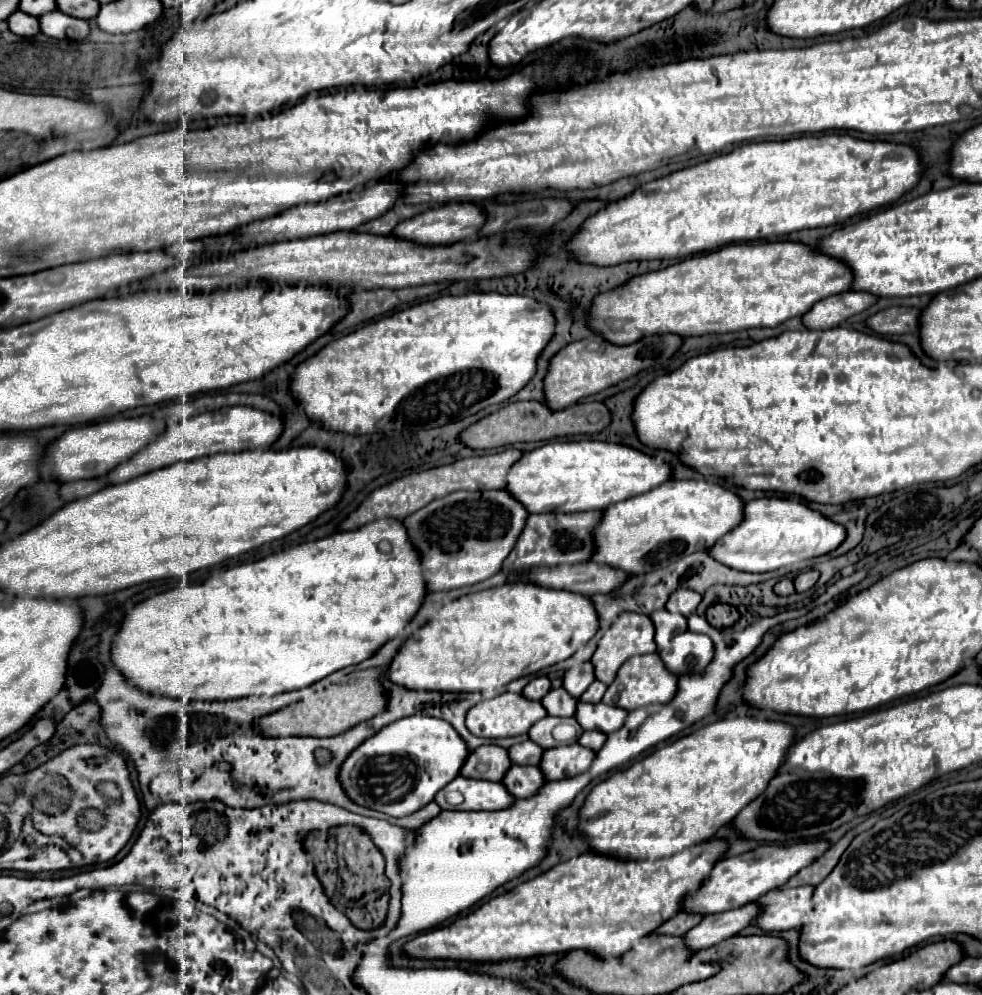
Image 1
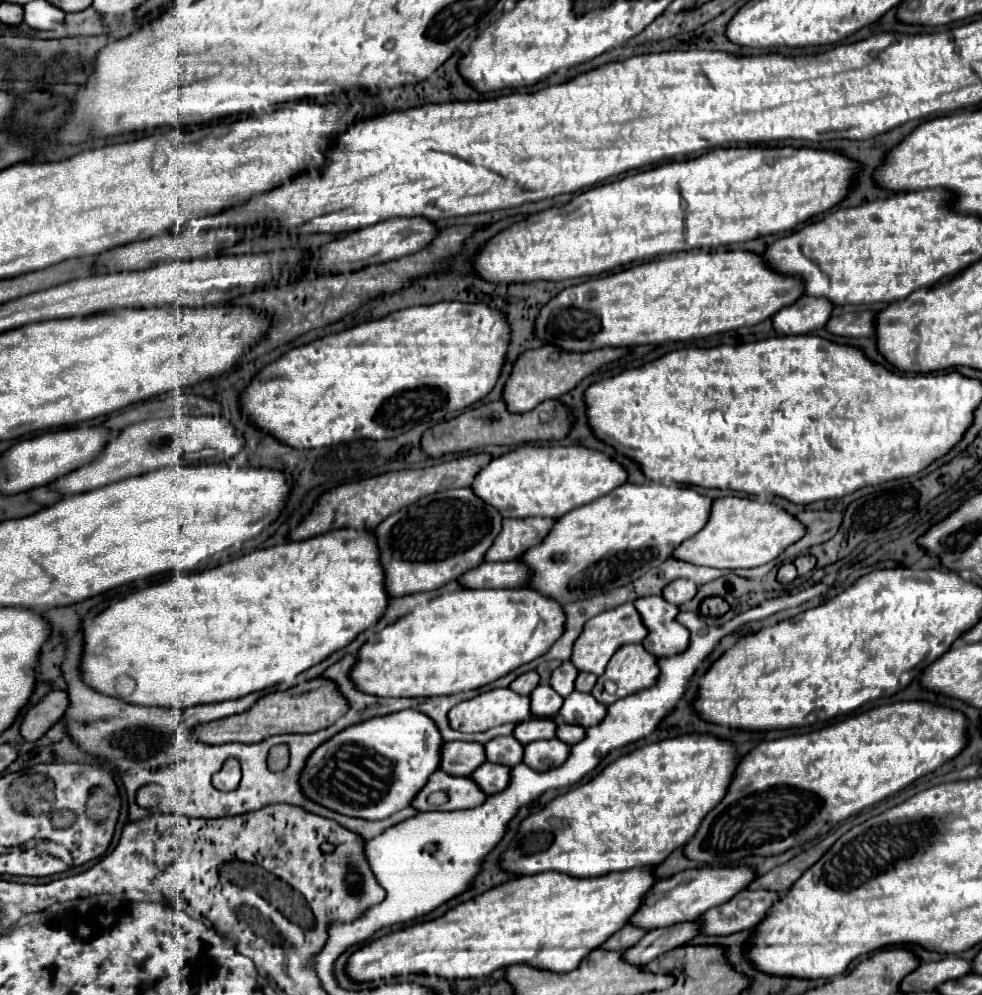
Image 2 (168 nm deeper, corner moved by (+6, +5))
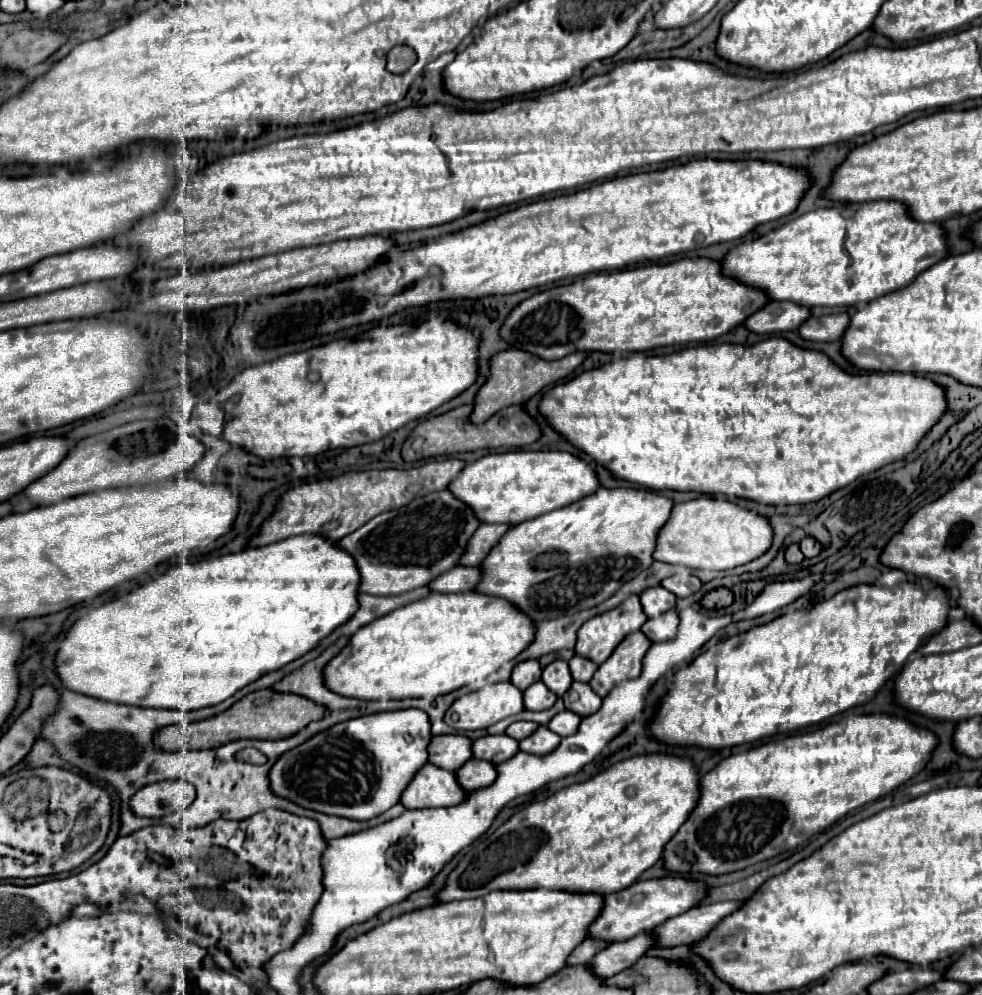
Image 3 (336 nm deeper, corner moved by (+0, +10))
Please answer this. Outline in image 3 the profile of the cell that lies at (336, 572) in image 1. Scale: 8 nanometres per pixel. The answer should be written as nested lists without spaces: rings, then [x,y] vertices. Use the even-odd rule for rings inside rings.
[[[299,534],[293,538],[285,538],[283,542],[273,542],[261,548],[249,548],[237,554],[227,554],[219,558],[209,558],[201,562],[181,562],[173,566],[167,574],[159,576],[157,580],[133,590],[131,594],[113,600],[109,604],[103,604],[99,608],[89,610],[85,616],[81,616],[67,632],[67,638],[61,642],[57,656],[55,656],[55,670],[57,676],[63,680],[63,686],[67,690],[97,698],[97,700],[107,700],[107,702],[117,702],[117,704],[127,704],[127,706],[141,706],[141,708],[175,708],[181,712],[191,712],[207,706],[215,706],[229,696],[233,696],[237,690],[247,686],[249,682],[257,680],[259,676],[281,668],[283,664],[303,656],[309,652],[319,640],[323,640],[329,632],[333,632],[337,626],[345,624],[355,612],[357,612],[357,586],[359,586],[359,574],[353,558],[335,546],[335,542],[325,540],[319,534]]]

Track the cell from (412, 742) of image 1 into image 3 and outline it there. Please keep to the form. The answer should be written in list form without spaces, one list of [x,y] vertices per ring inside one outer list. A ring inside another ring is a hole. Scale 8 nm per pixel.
[[[417,708],[353,718],[281,754],[269,770],[269,788],[279,798],[315,812],[371,820],[399,802],[407,782],[427,762],[429,740],[429,716]]]

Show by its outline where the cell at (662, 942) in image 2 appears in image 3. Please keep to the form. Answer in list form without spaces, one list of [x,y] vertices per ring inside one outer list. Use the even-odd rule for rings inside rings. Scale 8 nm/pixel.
[[[639,934],[623,942],[613,942],[607,948],[603,948],[597,956],[593,956],[587,966],[589,970],[593,970],[593,974],[597,974],[597,978],[609,978],[643,958],[643,954],[651,946],[653,938],[649,934]]]

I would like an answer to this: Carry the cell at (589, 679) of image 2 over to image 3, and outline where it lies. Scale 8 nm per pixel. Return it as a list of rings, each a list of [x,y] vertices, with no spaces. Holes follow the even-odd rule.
[[[575,654],[575,656],[569,660],[571,678],[577,680],[577,682],[589,682],[595,670],[597,670],[597,664],[591,662],[589,658],[581,658],[581,656]]]

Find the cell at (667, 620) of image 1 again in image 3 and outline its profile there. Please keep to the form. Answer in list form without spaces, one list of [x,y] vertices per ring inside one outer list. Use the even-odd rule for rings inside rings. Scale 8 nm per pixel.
[[[657,586],[657,588],[647,588],[641,596],[641,606],[643,606],[643,612],[651,618],[651,616],[657,616],[657,614],[663,614],[671,608],[675,608],[675,594],[671,594],[669,590],[665,590],[663,586]]]

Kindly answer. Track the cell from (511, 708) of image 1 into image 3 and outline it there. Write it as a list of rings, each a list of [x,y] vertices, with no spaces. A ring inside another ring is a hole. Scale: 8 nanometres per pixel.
[[[497,682],[457,698],[445,712],[445,724],[455,730],[481,730],[521,710],[523,692],[511,682]]]

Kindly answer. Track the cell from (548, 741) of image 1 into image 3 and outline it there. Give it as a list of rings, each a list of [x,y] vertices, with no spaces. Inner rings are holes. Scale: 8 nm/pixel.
[[[513,722],[513,724],[505,730],[505,734],[511,736],[511,738],[515,738],[515,740],[519,742],[519,740],[527,738],[531,732],[535,732],[537,728],[539,728],[539,724],[535,724],[535,722]]]

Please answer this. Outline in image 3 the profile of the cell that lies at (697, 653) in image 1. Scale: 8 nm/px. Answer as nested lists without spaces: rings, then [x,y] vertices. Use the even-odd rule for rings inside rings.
[[[667,610],[665,614],[657,618],[649,618],[645,626],[641,626],[641,632],[651,640],[651,642],[665,642],[671,640],[677,634],[679,618],[675,610]]]

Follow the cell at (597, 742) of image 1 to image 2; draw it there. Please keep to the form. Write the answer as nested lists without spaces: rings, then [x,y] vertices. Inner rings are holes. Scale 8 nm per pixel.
[[[559,723],[559,729],[557,729],[557,737],[569,745],[575,745],[579,743],[581,739],[585,739],[585,729],[579,727],[579,725],[567,725],[567,723]]]

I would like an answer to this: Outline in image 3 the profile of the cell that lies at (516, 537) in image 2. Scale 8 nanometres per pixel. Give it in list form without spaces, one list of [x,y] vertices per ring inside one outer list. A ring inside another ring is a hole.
[[[481,524],[469,540],[469,550],[461,556],[461,566],[479,566],[499,538],[509,530],[509,524]]]

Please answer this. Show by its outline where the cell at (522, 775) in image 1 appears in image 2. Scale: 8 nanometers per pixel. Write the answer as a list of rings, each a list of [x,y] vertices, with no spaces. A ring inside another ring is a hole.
[[[483,763],[471,777],[479,787],[483,787],[487,795],[495,795],[509,787],[511,767],[503,767],[497,763]]]

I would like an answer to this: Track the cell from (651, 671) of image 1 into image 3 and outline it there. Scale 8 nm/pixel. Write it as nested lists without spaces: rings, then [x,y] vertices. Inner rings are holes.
[[[641,632],[625,636],[619,642],[619,646],[613,650],[611,658],[597,668],[597,674],[593,674],[589,682],[593,692],[603,698],[617,682],[637,678],[641,674],[641,660],[649,650],[649,646],[651,642]]]

